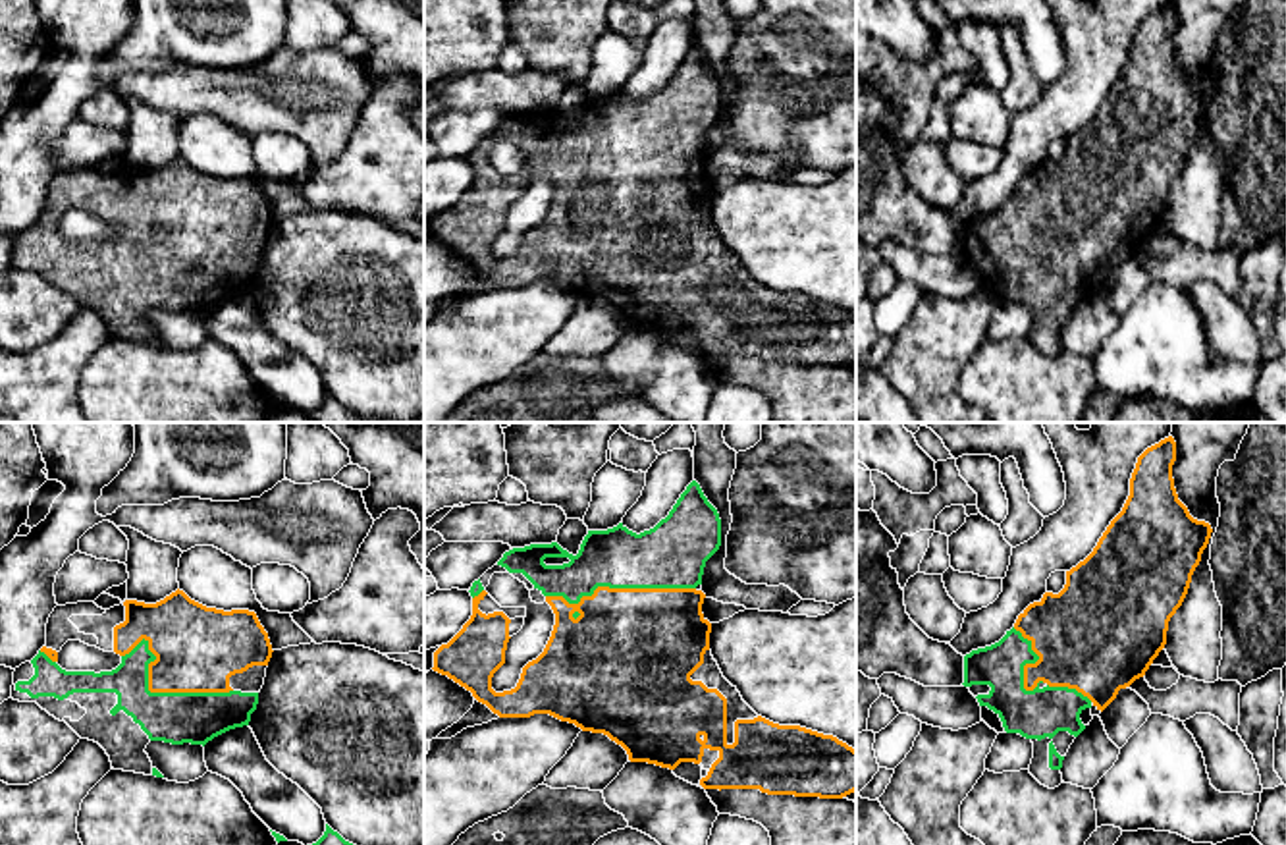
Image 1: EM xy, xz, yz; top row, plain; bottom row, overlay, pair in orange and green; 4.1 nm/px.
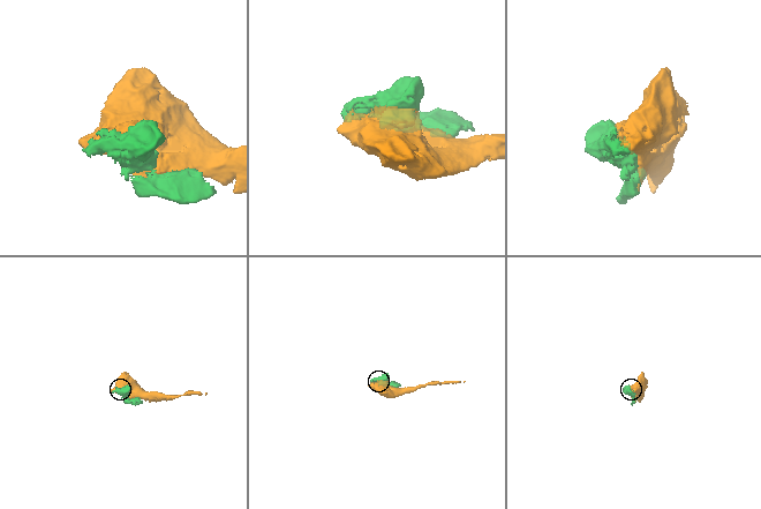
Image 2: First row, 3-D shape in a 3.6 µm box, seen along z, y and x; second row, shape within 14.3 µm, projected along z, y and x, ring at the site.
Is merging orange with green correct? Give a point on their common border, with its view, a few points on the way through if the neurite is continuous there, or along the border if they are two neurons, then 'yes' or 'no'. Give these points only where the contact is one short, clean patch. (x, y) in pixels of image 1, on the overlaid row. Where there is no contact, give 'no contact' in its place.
xy (155, 691) | yes

